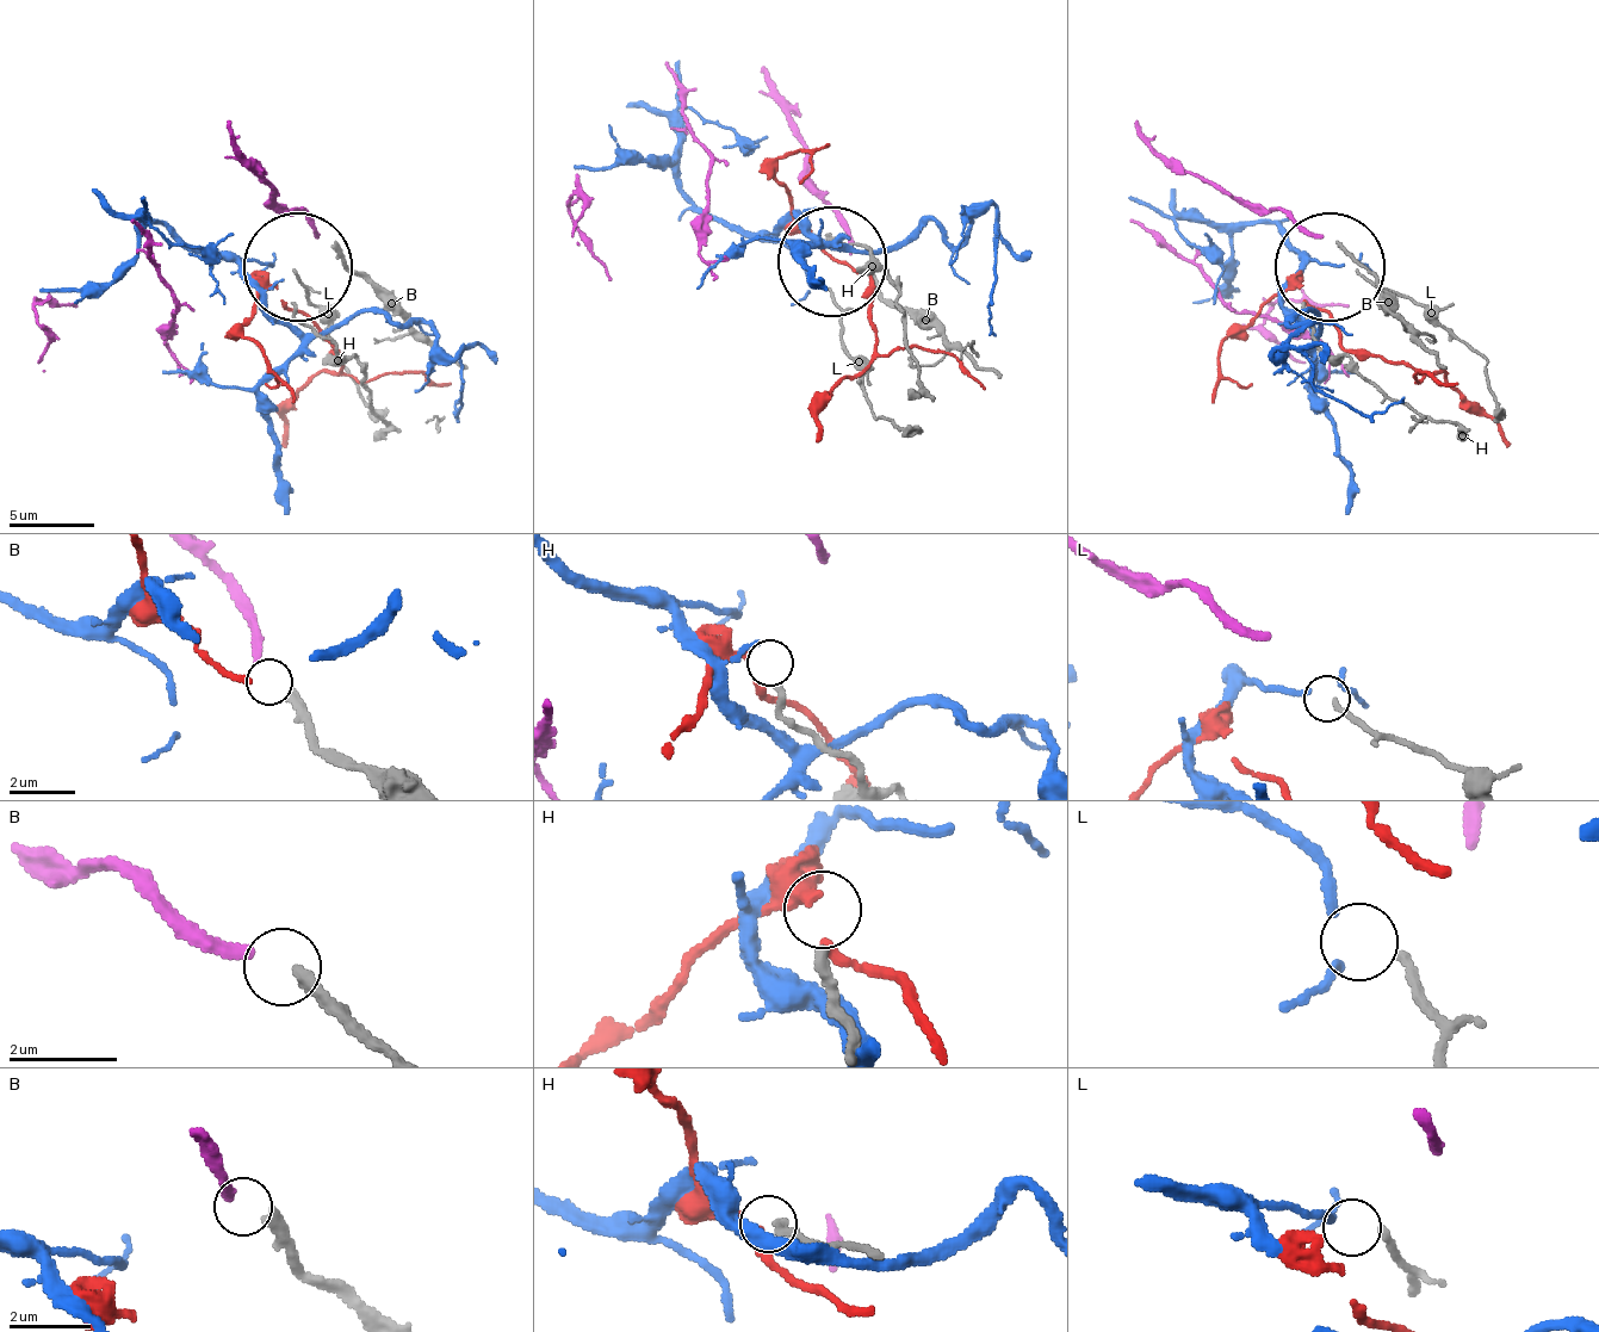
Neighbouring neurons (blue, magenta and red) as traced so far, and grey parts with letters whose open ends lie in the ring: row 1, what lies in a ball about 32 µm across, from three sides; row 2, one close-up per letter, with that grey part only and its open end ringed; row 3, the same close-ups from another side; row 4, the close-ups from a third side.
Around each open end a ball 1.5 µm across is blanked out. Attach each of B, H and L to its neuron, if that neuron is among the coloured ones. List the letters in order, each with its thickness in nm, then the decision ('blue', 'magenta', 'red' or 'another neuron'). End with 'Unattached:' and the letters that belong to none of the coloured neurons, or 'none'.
B: 280 nm | magenta
H: 190 nm | another neuron
L: 160 nm | blue
Unattached: H

